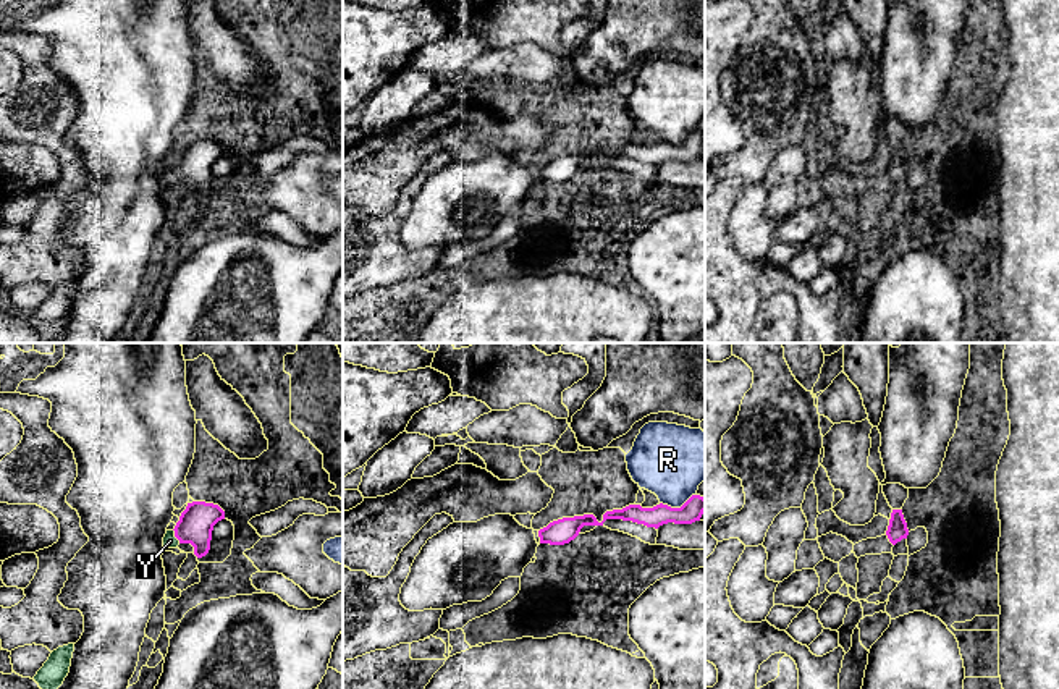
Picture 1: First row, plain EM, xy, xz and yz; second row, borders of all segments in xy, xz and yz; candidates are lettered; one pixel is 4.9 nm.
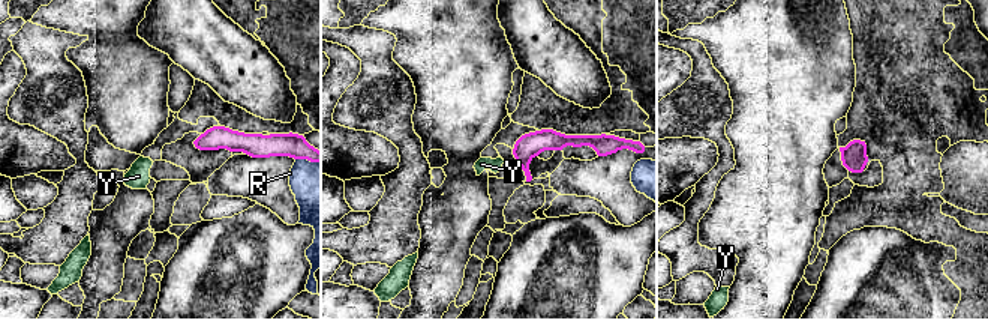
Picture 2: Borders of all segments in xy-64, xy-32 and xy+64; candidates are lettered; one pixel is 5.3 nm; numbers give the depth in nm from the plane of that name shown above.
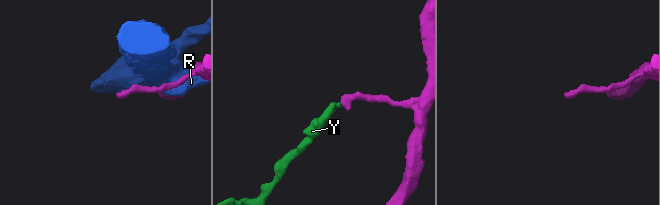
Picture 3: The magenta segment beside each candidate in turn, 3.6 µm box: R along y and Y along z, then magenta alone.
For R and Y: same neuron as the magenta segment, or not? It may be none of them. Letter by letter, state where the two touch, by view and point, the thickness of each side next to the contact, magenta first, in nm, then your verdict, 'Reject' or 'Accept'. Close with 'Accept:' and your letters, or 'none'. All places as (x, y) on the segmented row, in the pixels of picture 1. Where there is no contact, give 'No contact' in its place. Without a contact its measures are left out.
R: Touches magenta at xz (678, 508). Thickness 110 nm (magenta) against 360 nm. Reject
Y: Touches magenta at xy (175, 536). Thickness 180 nm (magenta) against 70 nm. Accept
Accept: Y

